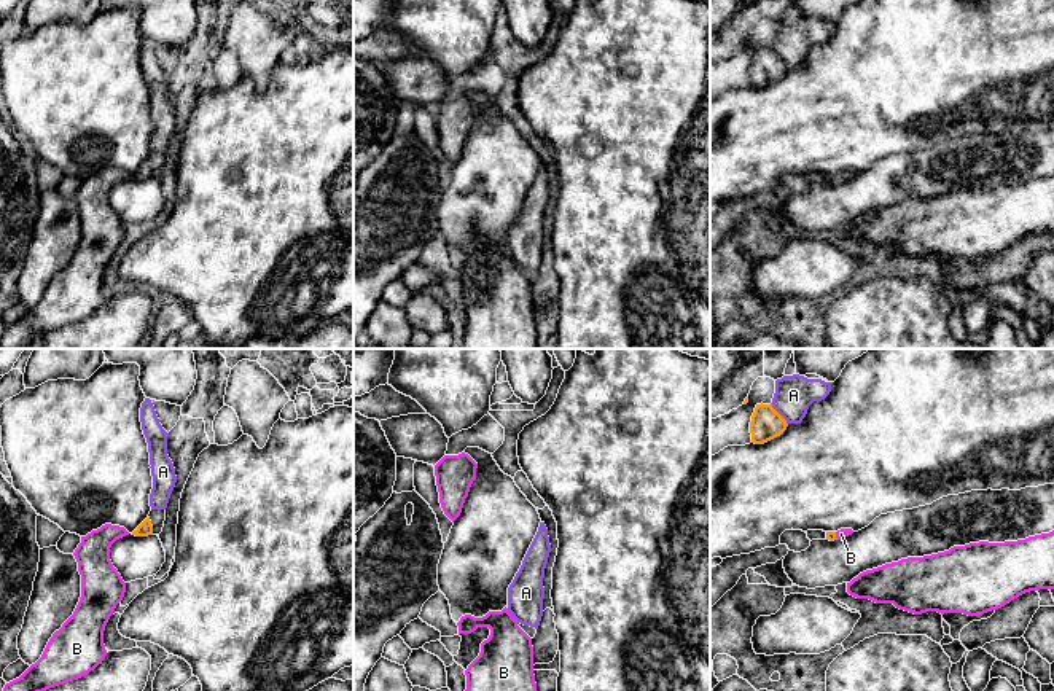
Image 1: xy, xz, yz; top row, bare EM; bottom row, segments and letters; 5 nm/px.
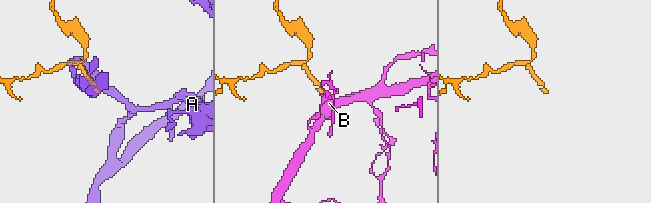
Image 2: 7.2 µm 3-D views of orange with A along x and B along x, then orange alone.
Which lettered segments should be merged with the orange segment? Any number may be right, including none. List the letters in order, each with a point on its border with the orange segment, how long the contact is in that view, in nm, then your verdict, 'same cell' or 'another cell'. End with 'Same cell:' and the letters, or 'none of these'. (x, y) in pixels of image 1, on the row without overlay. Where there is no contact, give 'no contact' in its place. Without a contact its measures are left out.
A: contact yz (779, 58); length 140 nm; another cell
B: contact yz (835, 179); length 40 nm; same cell
Same cell: B

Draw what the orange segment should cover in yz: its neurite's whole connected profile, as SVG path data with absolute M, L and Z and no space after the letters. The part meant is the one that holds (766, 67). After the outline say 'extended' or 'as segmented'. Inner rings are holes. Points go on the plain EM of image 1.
M756 48L750 65L751 86L764 88L787 73L787 64L772 48Z | as segmented

